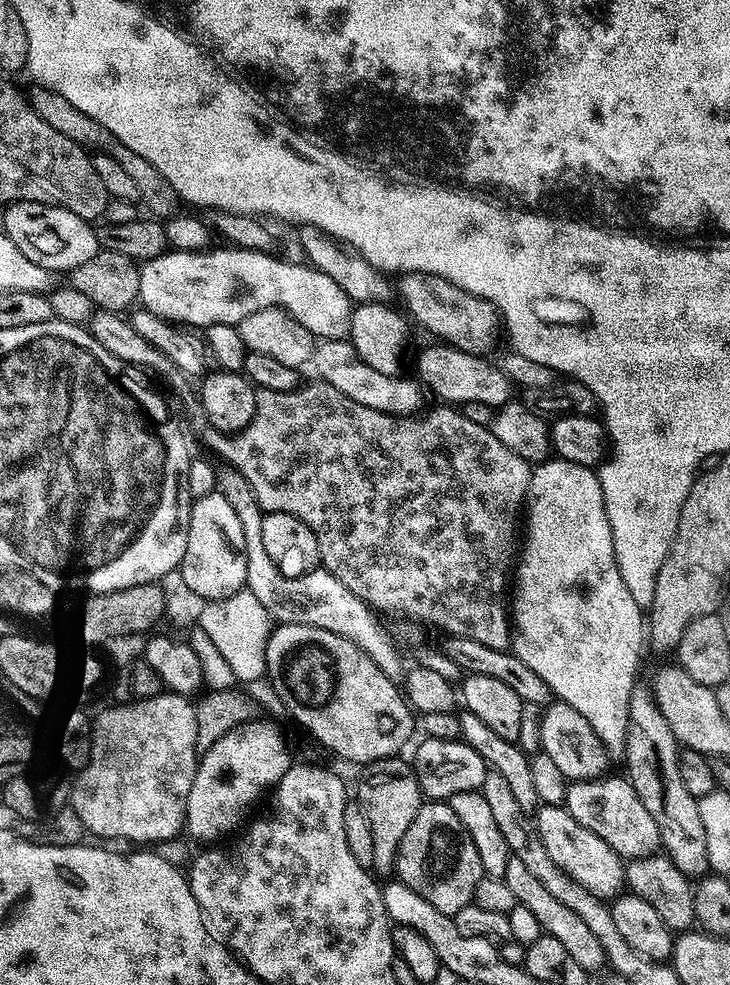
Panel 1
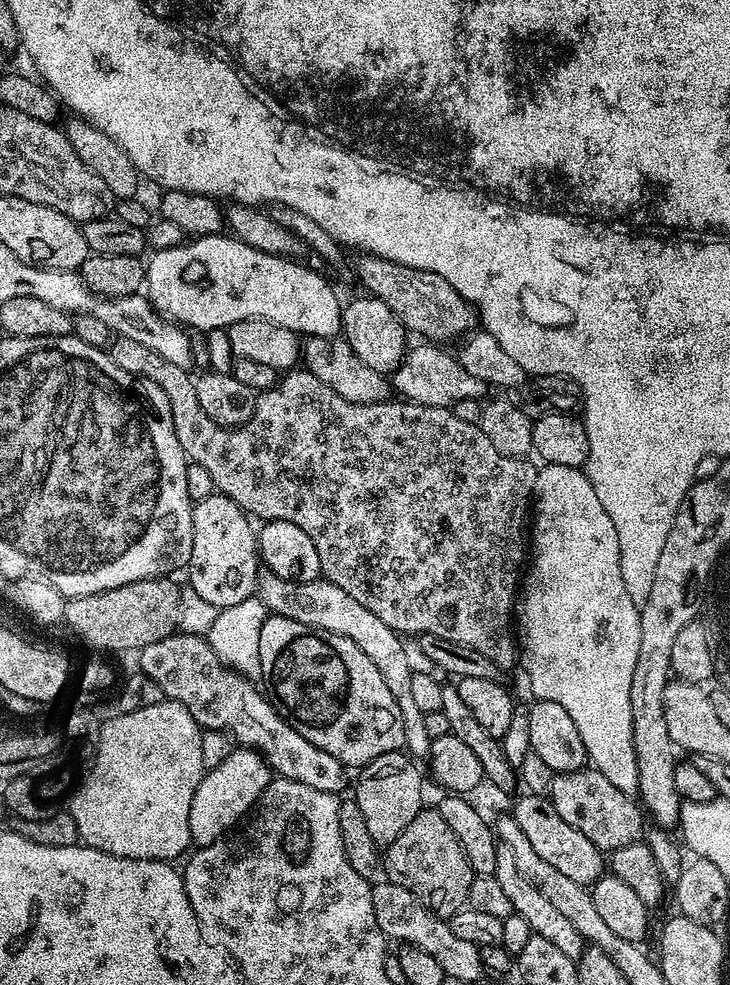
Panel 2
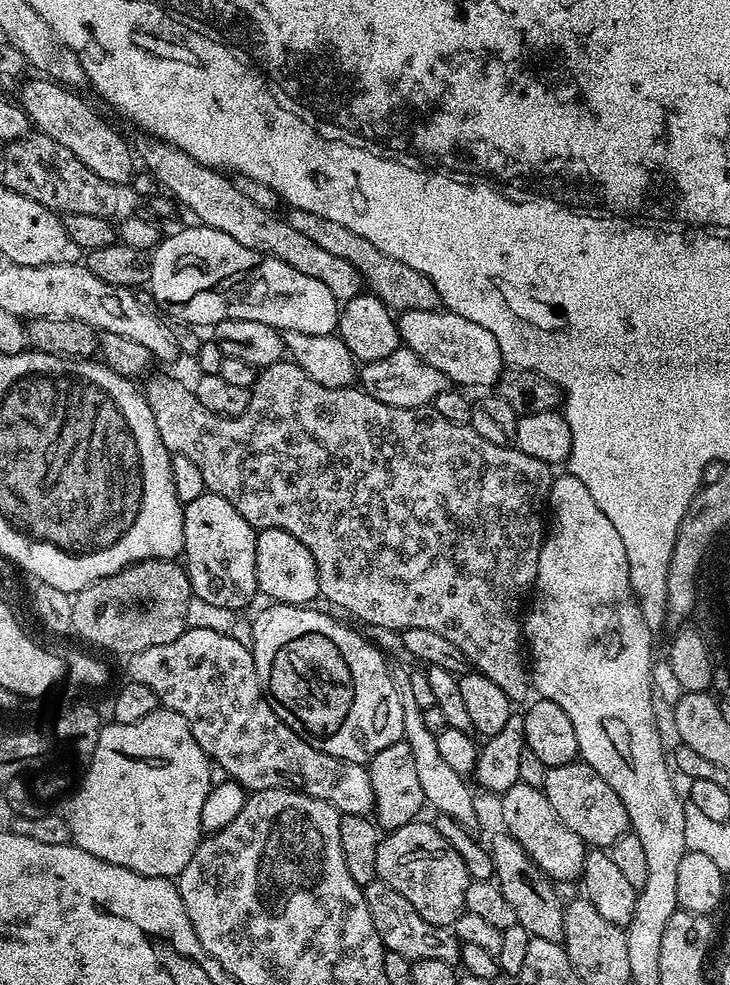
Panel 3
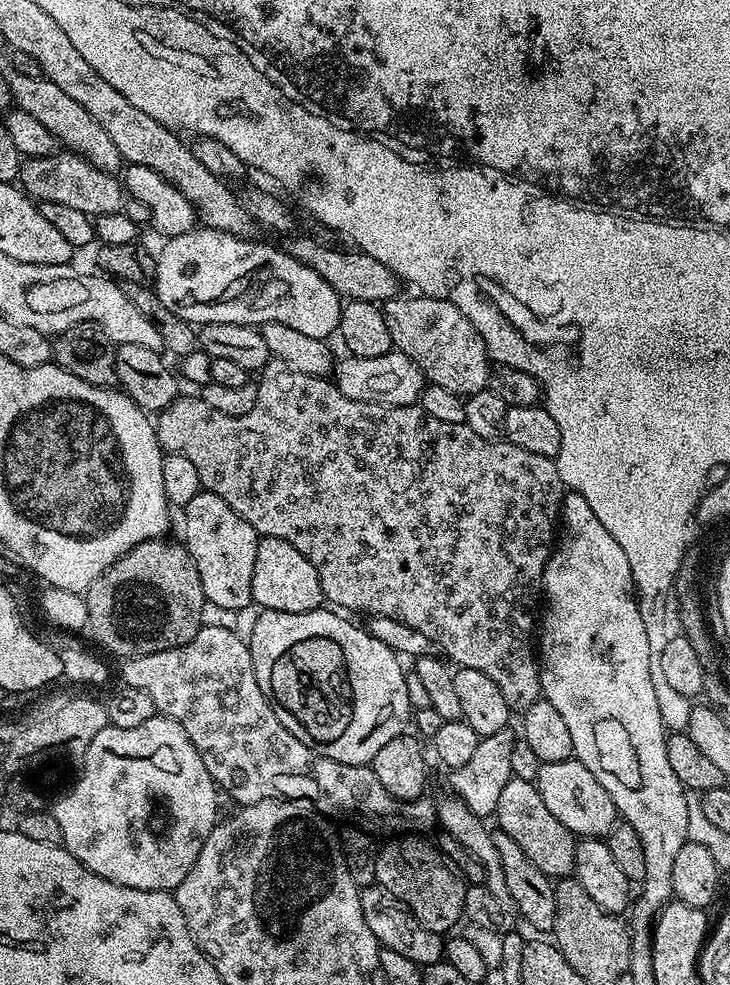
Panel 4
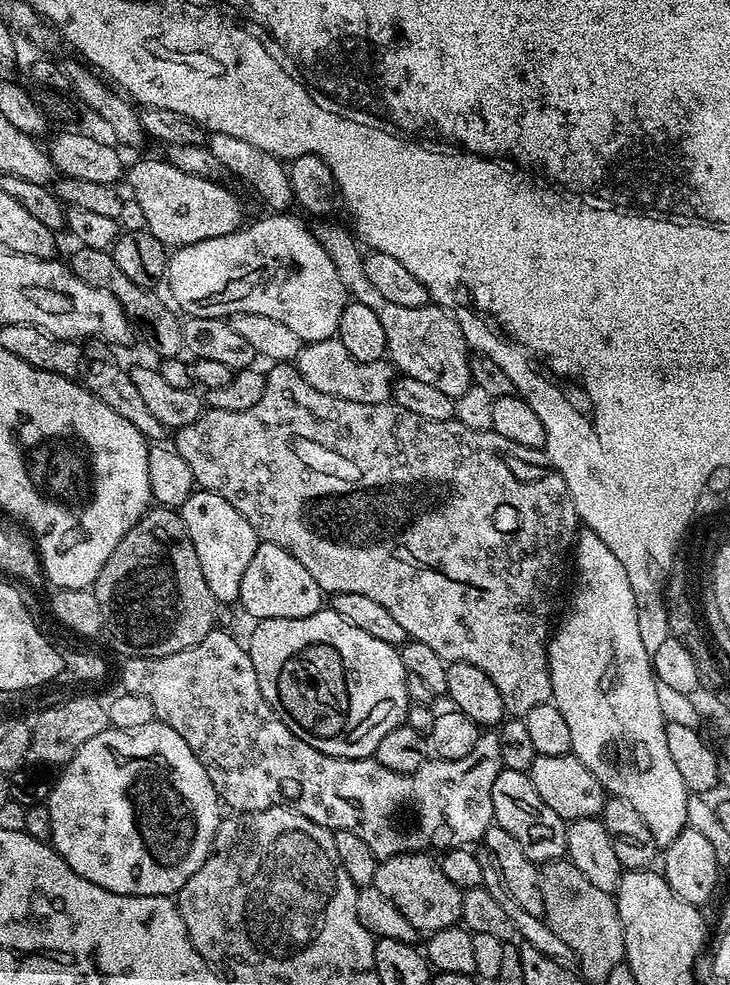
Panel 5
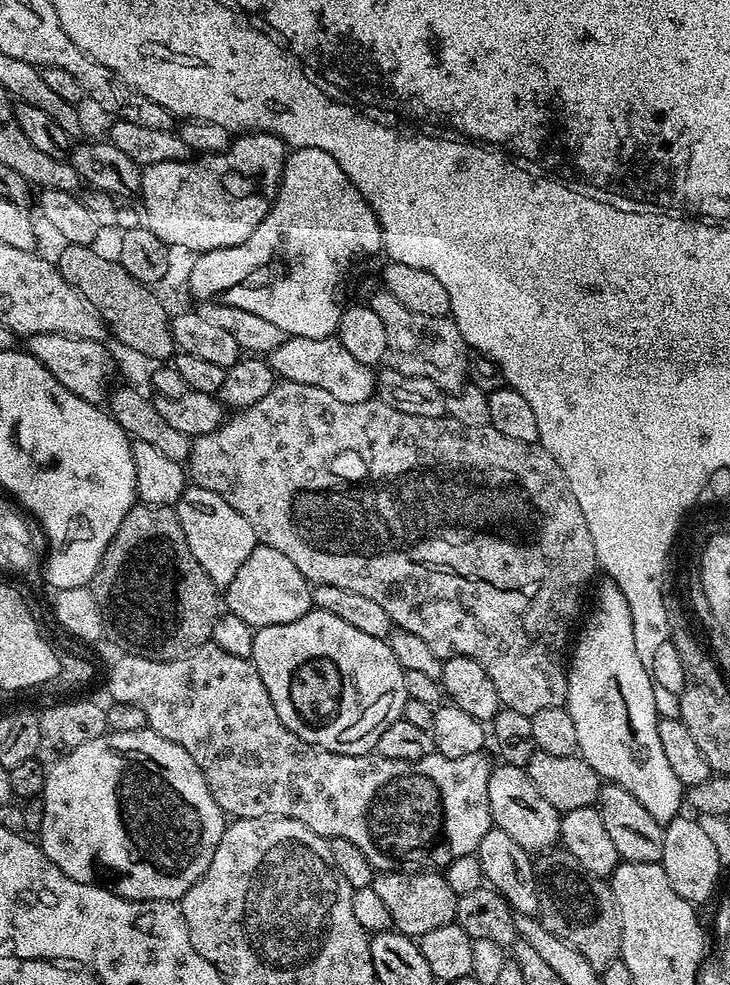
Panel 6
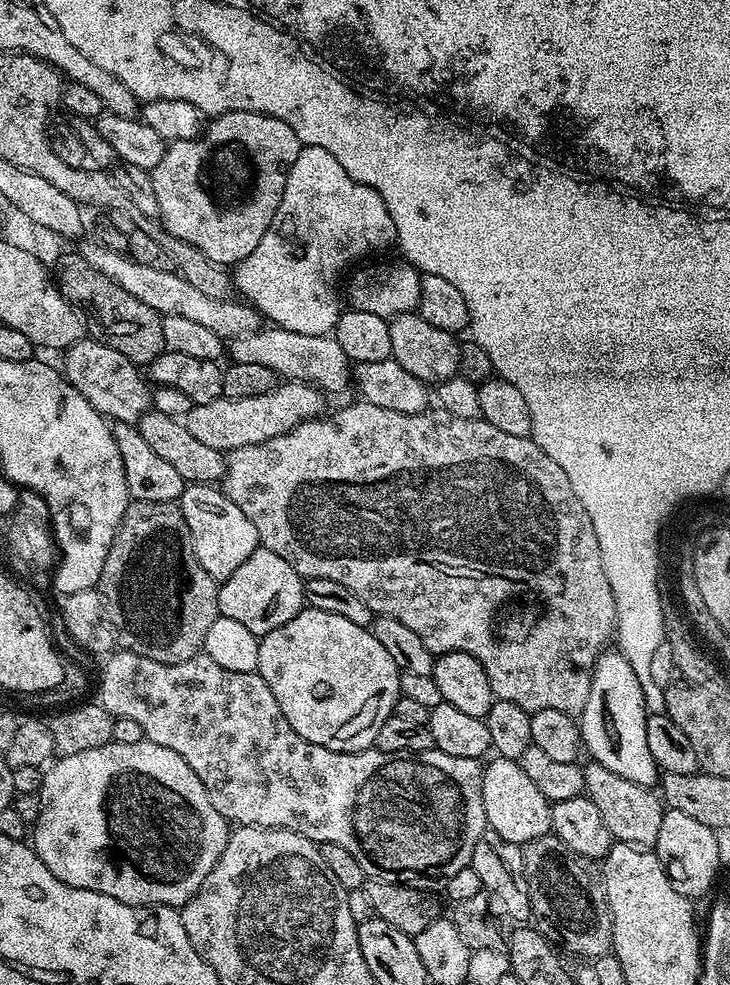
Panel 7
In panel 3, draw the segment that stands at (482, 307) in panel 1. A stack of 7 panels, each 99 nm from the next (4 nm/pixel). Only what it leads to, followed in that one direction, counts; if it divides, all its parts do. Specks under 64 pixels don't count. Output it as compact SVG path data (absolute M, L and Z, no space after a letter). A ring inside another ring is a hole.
M291 207L286 214L286 219L294 230L301 231L306 238L312 239L322 250L329 251L330 254L337 255L338 258L346 258L361 275L364 277L365 285L371 292L394 312L414 311L430 312L437 311L441 307L440 295L425 275L412 266L406 266L404 262L382 254L372 242L354 234L352 230L347 230L338 222L333 222L328 218L322 218L321 215L313 214L301 208Z

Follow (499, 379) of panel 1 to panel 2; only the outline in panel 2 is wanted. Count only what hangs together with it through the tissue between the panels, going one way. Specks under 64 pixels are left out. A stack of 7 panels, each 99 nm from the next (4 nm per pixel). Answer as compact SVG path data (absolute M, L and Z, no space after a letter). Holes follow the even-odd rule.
M420 342L418 346L413 345L405 353L403 362L391 373L391 387L395 391L397 389L399 391L397 393L411 403L438 406L439 408L451 407L454 403L461 401L462 398L474 397L479 399L483 390L486 390L484 382L470 374L453 353L451 355L442 348L445 347L432 342Z

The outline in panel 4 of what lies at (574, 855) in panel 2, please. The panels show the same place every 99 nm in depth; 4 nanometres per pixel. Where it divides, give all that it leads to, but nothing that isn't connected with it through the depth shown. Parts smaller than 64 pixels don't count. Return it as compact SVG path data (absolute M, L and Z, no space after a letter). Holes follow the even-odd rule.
M520 778L513 779L512 783L505 788L502 798L498 802L494 820L500 823L497 824L499 831L510 834L510 838L514 838L514 842L518 842L518 846L522 846L524 853L536 863L537 868L548 874L556 871L564 874L567 873L564 871L569 871L574 851L574 836L566 826L562 826L562 822L558 822L554 818L554 814L550 814L550 810L546 810L546 802L542 802L542 794L538 794L535 783L528 781L527 784Z

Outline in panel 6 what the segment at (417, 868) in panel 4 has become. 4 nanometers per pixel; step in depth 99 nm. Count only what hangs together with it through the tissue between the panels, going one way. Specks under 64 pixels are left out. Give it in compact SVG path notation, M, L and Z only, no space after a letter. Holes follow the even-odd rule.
M384 870L372 877L374 894L386 906L388 919L395 931L419 938L437 926L446 926L456 919L456 895L450 890L447 875L436 870Z

